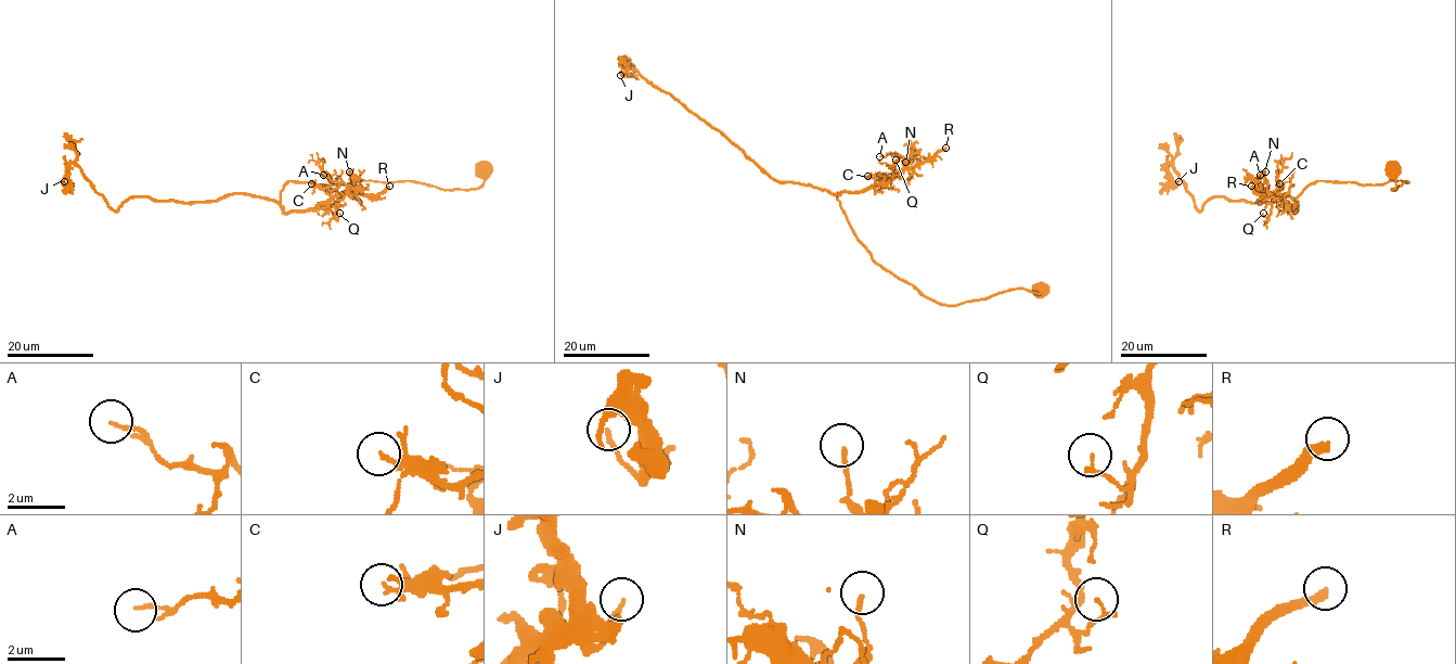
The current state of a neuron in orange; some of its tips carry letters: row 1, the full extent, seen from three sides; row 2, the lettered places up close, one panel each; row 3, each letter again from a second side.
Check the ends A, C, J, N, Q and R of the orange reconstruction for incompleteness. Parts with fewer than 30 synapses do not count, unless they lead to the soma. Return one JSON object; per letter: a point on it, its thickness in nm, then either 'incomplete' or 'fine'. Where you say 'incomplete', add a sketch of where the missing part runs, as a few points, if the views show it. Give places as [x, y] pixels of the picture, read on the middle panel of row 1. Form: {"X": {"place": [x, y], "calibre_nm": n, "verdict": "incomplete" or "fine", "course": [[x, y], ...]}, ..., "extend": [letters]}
{"A": {"place": [879, 156], "calibre_nm": 120, "verdict": "fine"}, "C": {"place": [867, 176], "calibre_nm": 170, "verdict": "fine"}, "J": {"place": [620, 75], "calibre_nm": 150, "verdict": "fine"}, "N": {"place": [905, 162], "calibre_nm": 150, "verdict": "fine"}, "Q": {"place": [896, 160], "calibre_nm": 120, "verdict": "fine"}, "R": {"place": [945, 148], "calibre_nm": 320, "verdict": "incomplete", "course": [[945, 148], [992, 114], [1034, 67], [1055, 59]]}, "extend": ["R"]}

